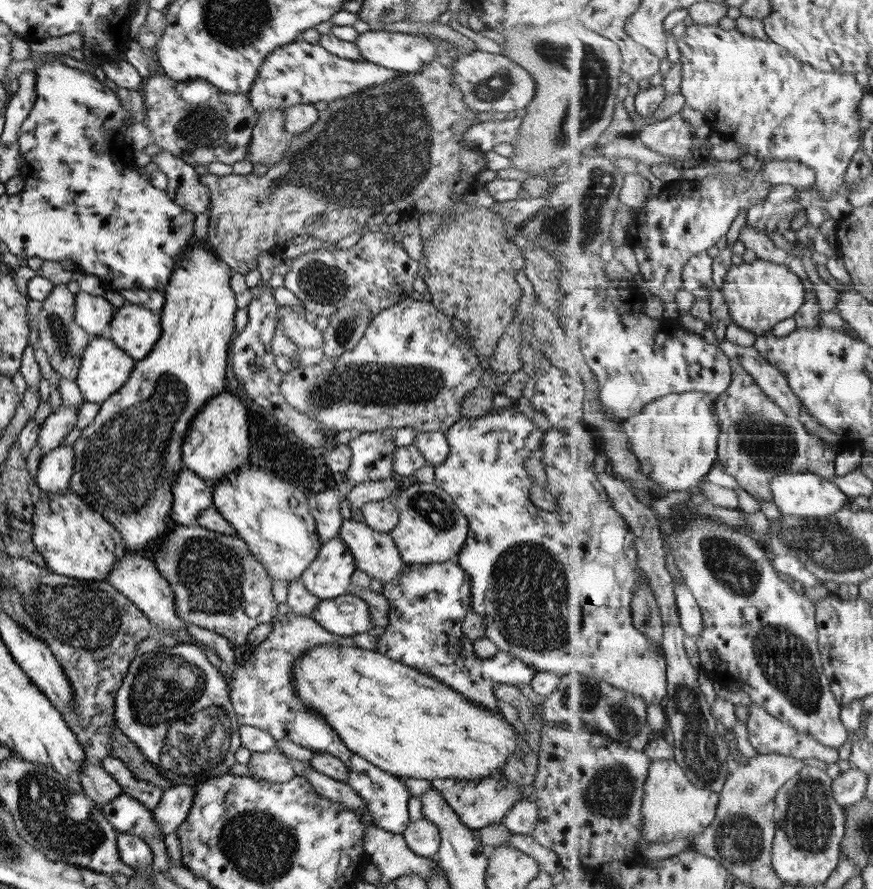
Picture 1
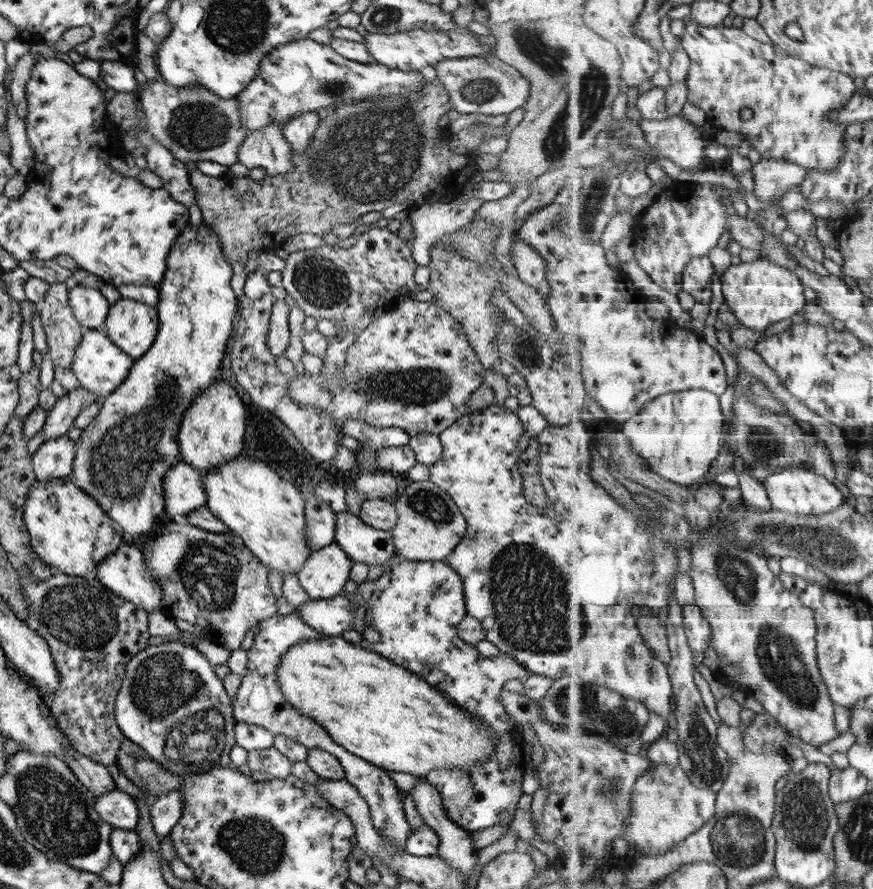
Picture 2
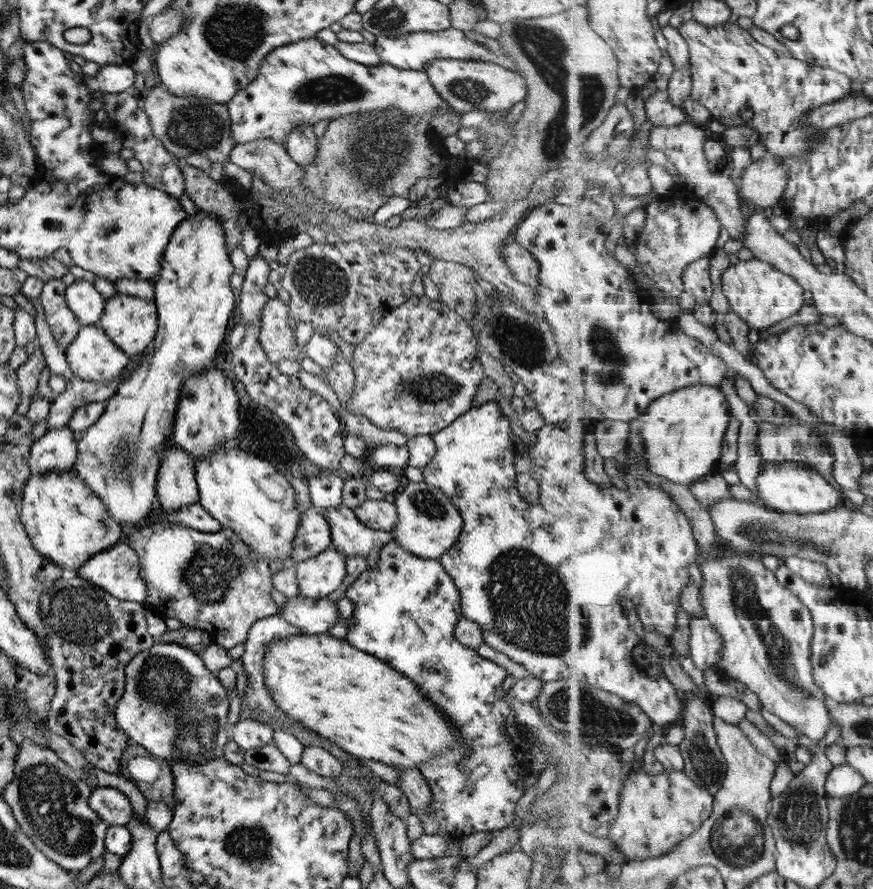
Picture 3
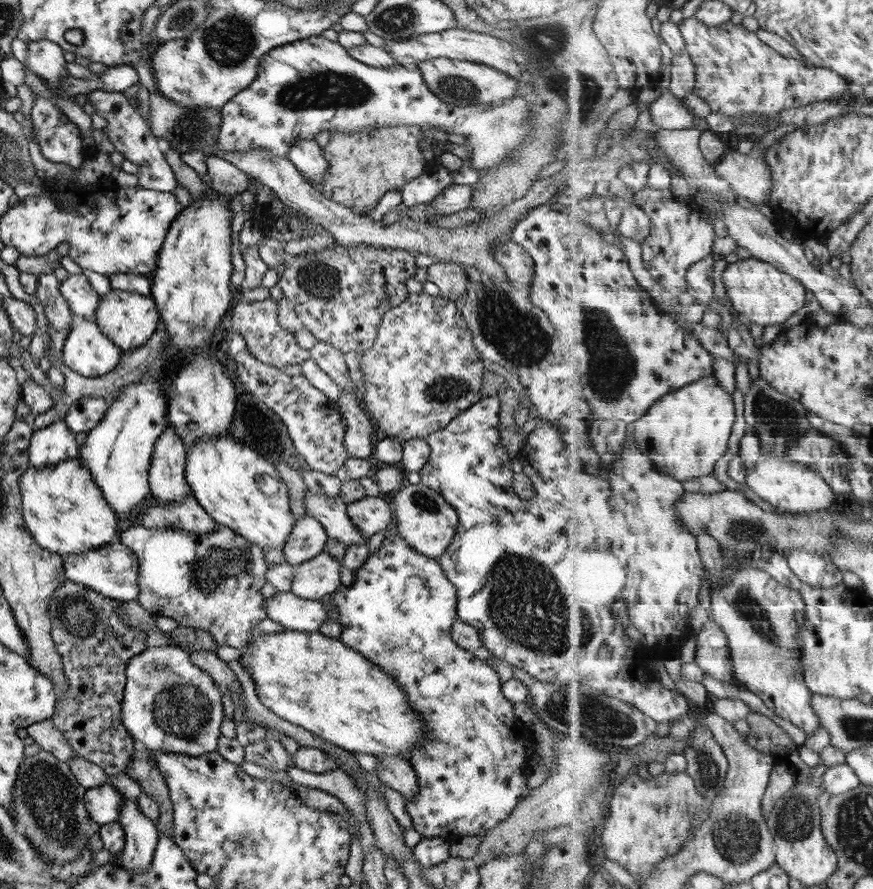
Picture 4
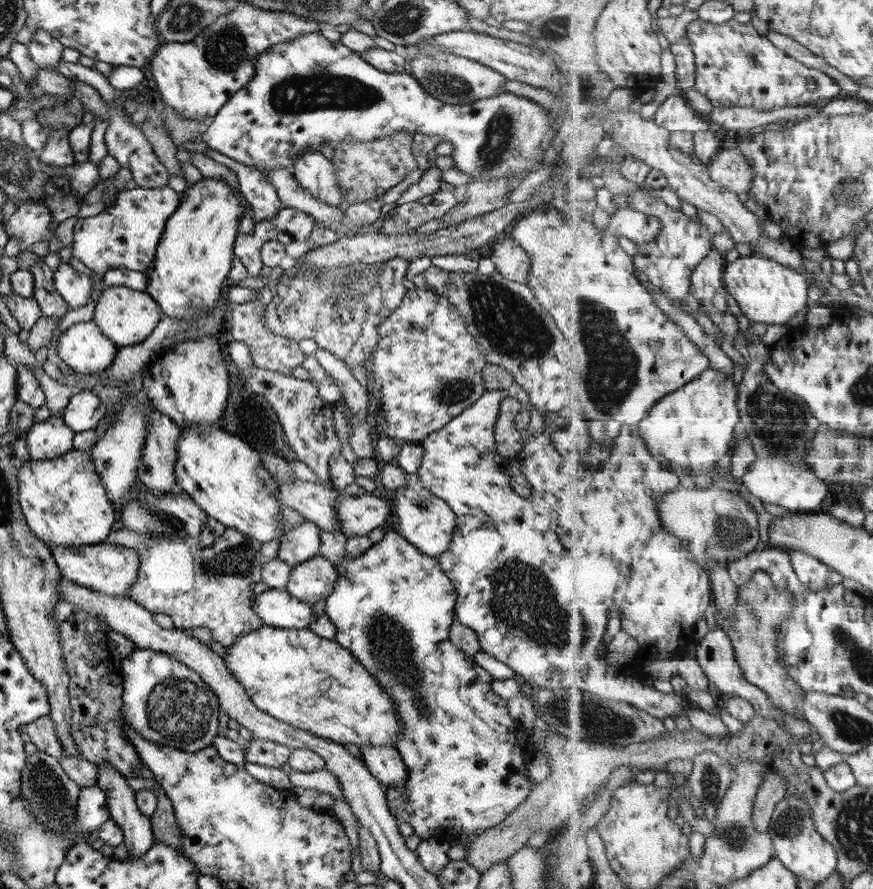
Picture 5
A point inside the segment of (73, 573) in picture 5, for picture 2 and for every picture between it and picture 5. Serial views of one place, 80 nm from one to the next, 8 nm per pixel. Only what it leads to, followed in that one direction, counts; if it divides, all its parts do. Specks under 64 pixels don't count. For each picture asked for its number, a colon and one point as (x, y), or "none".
2: (124, 572)
3: (116, 569)
4: (111, 569)

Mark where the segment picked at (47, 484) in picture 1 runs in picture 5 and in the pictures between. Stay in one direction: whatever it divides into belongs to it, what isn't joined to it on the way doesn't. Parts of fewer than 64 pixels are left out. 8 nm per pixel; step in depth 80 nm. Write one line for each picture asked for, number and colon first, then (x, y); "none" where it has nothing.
2: (52, 460)
3: (56, 450)
4: (54, 443)
5: (46, 439)

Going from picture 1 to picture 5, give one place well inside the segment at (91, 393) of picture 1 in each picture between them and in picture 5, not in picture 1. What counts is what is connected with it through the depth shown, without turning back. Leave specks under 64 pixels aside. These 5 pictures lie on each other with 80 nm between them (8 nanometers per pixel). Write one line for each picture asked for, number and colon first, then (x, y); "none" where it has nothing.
2: (99, 366)
3: (91, 356)
4: (86, 351)
5: (82, 347)

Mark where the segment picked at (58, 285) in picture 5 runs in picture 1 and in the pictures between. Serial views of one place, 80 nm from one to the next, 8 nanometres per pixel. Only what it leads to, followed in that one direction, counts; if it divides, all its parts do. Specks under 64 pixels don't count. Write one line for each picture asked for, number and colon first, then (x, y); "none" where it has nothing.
1: (92, 313)
2: (89, 308)
3: (86, 305)
4: (82, 301)

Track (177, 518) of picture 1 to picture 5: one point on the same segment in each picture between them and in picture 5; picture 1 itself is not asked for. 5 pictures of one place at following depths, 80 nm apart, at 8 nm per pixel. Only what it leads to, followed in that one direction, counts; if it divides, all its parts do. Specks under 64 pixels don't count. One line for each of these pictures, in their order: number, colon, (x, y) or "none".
2: (182, 488)
3: (175, 487)
4: (165, 477)
5: (154, 470)

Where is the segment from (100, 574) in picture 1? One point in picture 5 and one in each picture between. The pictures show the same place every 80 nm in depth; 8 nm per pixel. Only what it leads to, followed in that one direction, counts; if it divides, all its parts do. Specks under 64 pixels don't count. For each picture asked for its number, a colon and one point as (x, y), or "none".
2: (67, 529)
3: (65, 522)
4: (63, 510)
5: (63, 502)

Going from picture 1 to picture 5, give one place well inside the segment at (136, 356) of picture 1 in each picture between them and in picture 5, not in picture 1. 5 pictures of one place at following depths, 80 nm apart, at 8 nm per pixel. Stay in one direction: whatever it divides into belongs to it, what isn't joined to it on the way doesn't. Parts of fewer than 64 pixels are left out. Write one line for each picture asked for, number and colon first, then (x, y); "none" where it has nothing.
2: (131, 326)
3: (130, 323)
4: (128, 320)
5: (125, 316)

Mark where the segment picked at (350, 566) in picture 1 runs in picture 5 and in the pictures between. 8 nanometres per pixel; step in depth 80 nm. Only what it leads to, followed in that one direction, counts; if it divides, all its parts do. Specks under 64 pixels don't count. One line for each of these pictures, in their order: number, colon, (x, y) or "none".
2: (323, 573)
3: (318, 576)
4: (318, 576)
5: (310, 581)

